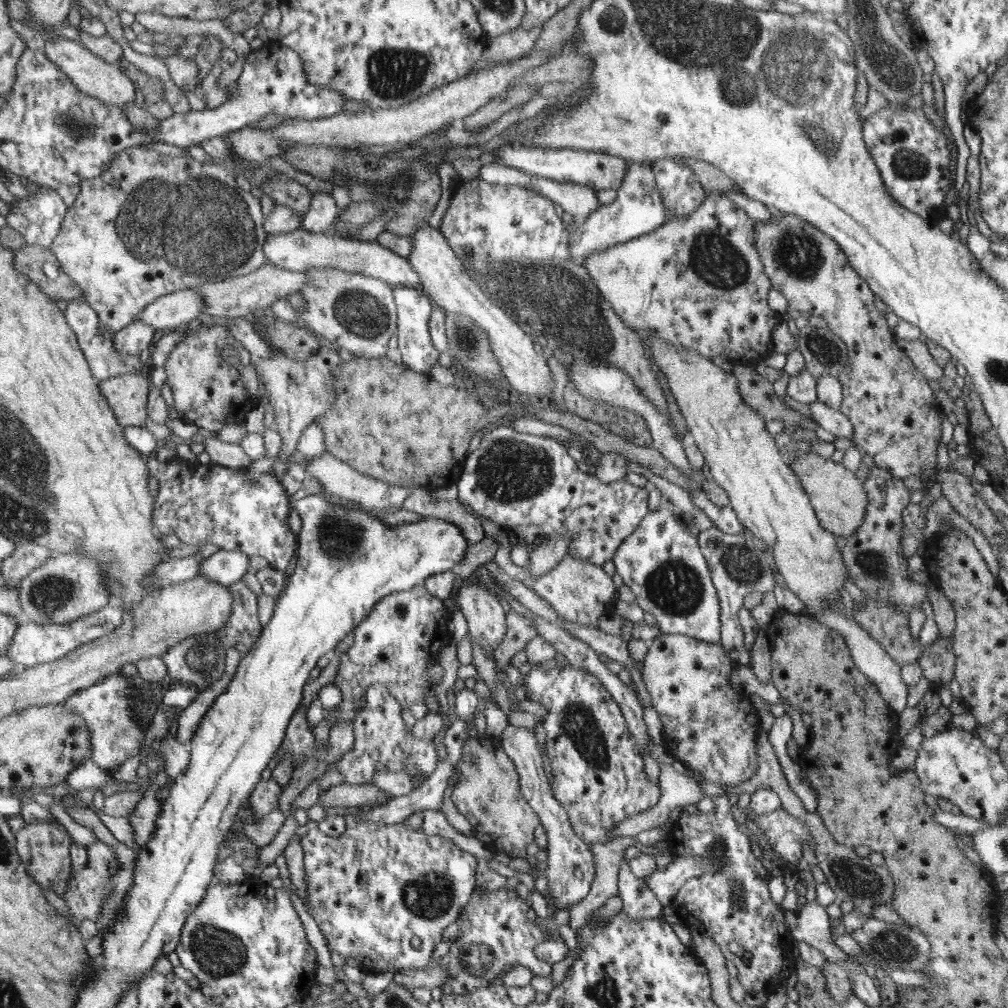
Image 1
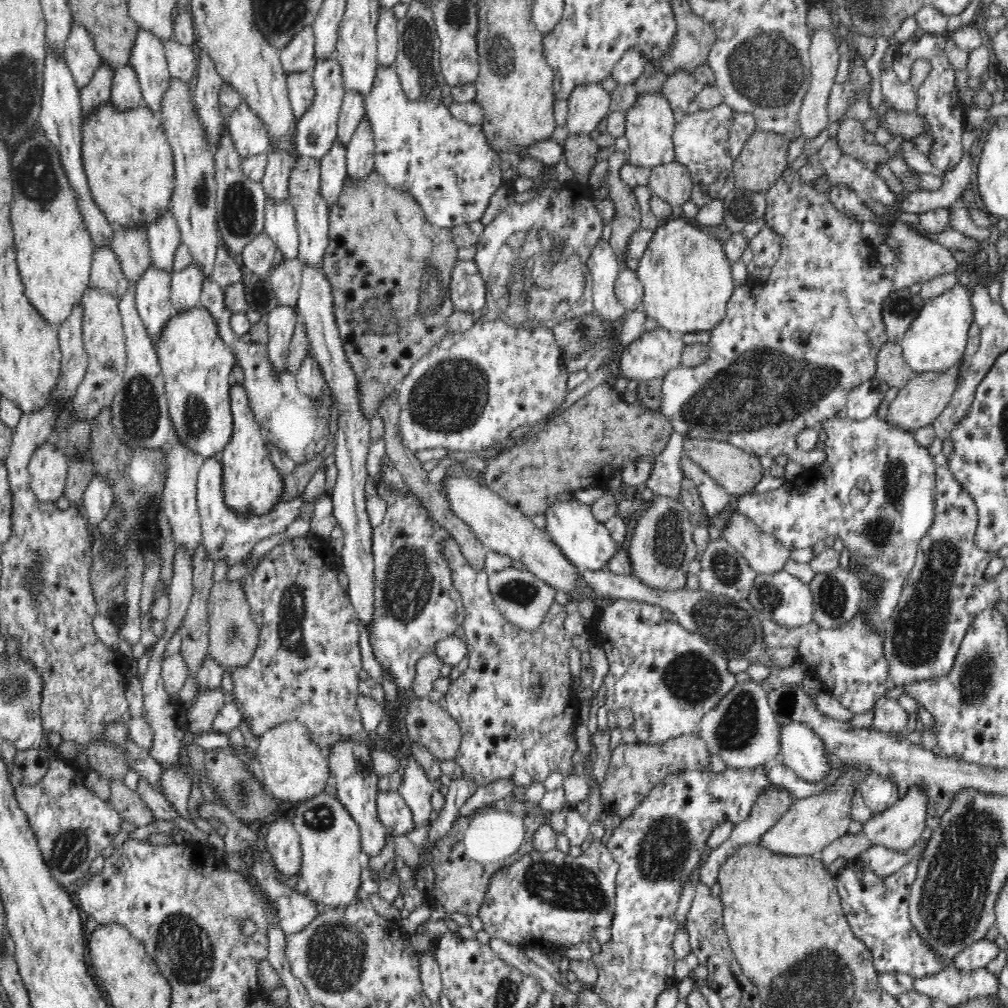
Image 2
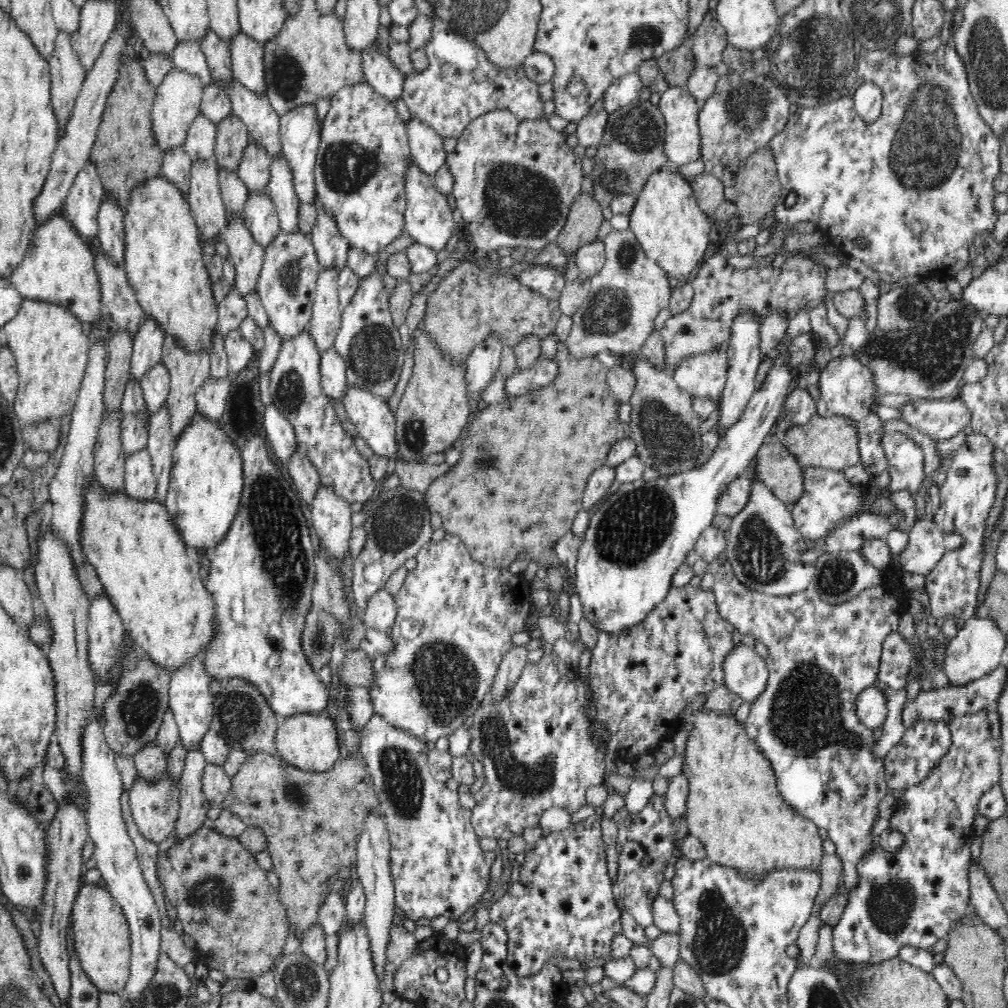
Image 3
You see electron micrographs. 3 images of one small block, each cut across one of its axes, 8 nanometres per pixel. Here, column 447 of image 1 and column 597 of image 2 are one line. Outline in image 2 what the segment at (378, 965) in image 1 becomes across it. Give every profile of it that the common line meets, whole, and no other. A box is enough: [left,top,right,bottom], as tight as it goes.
[477,837,618,948]

